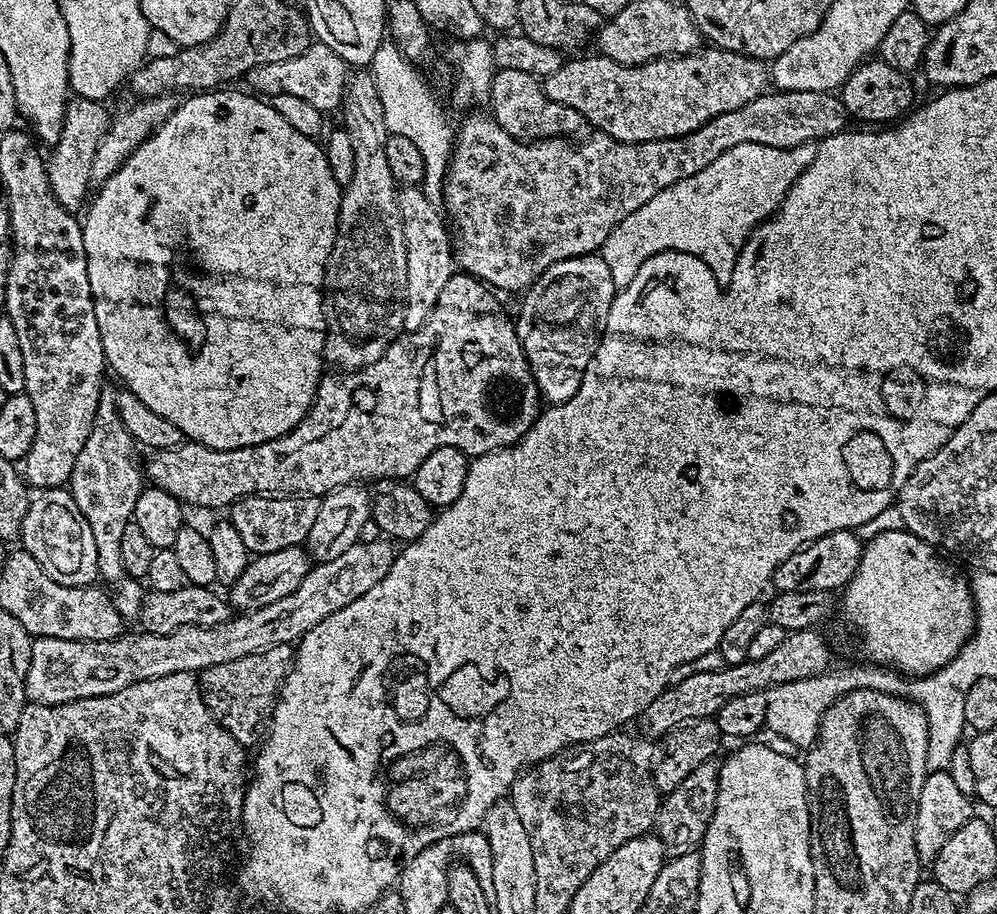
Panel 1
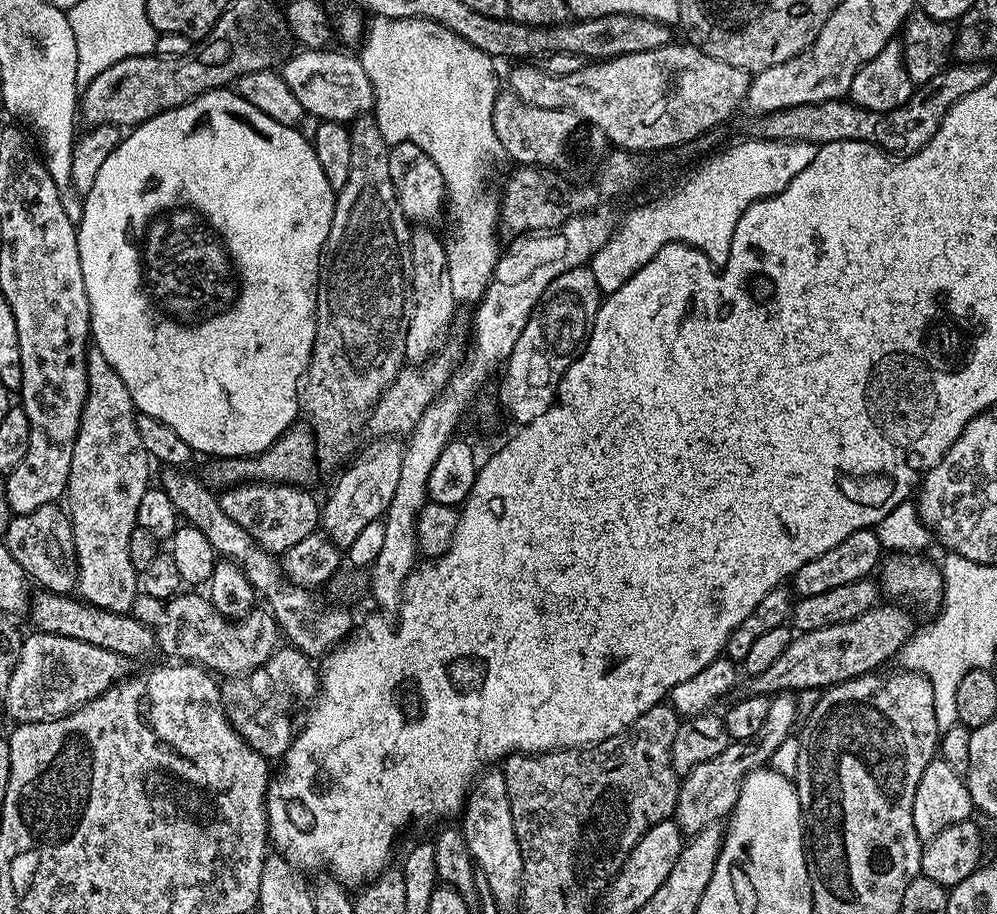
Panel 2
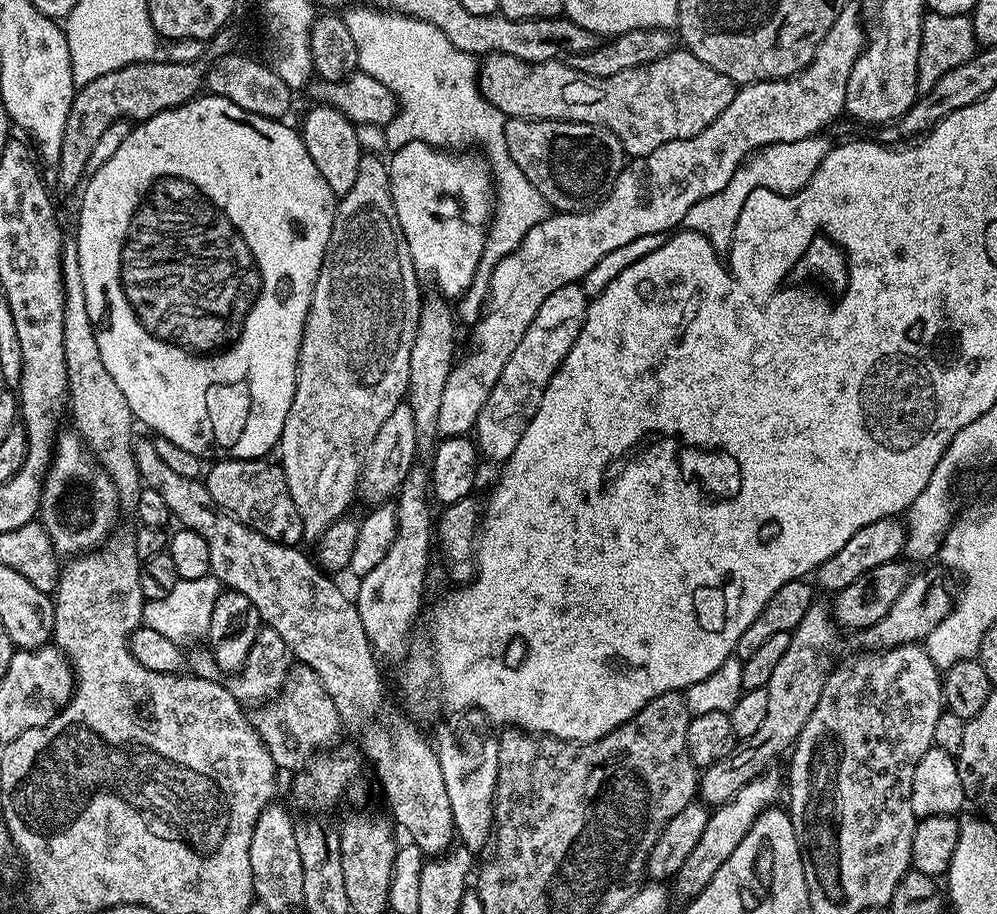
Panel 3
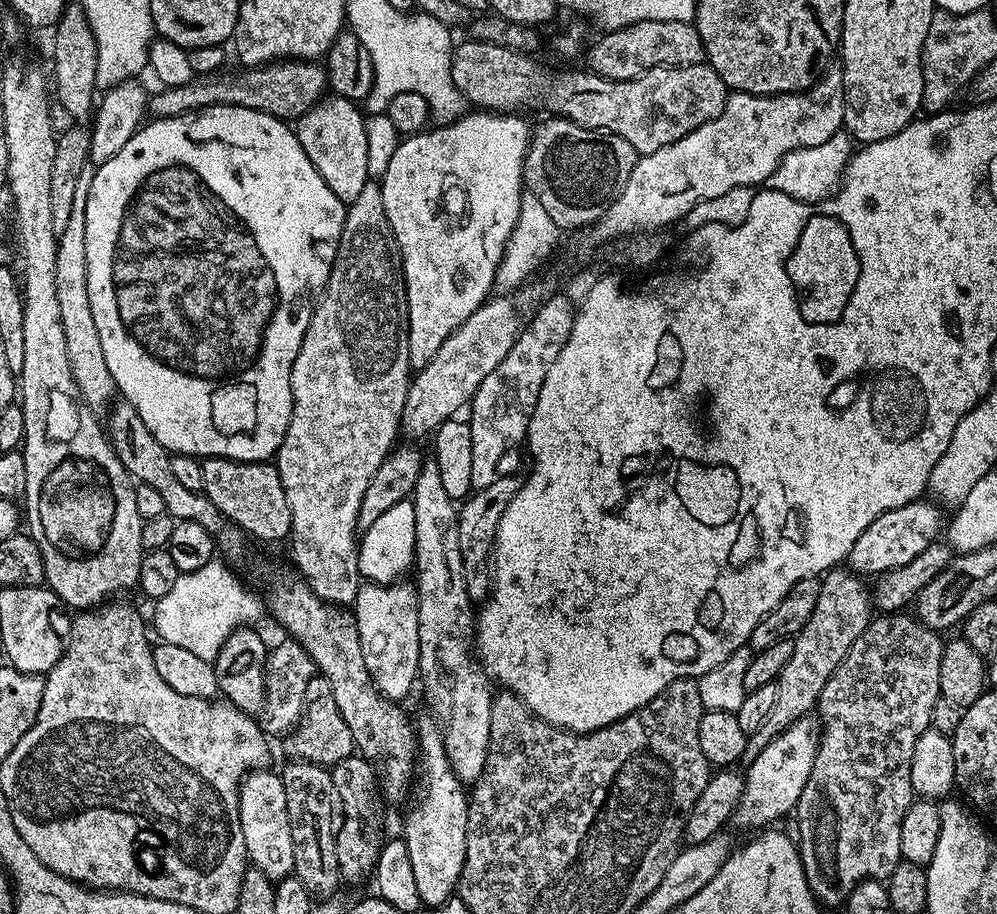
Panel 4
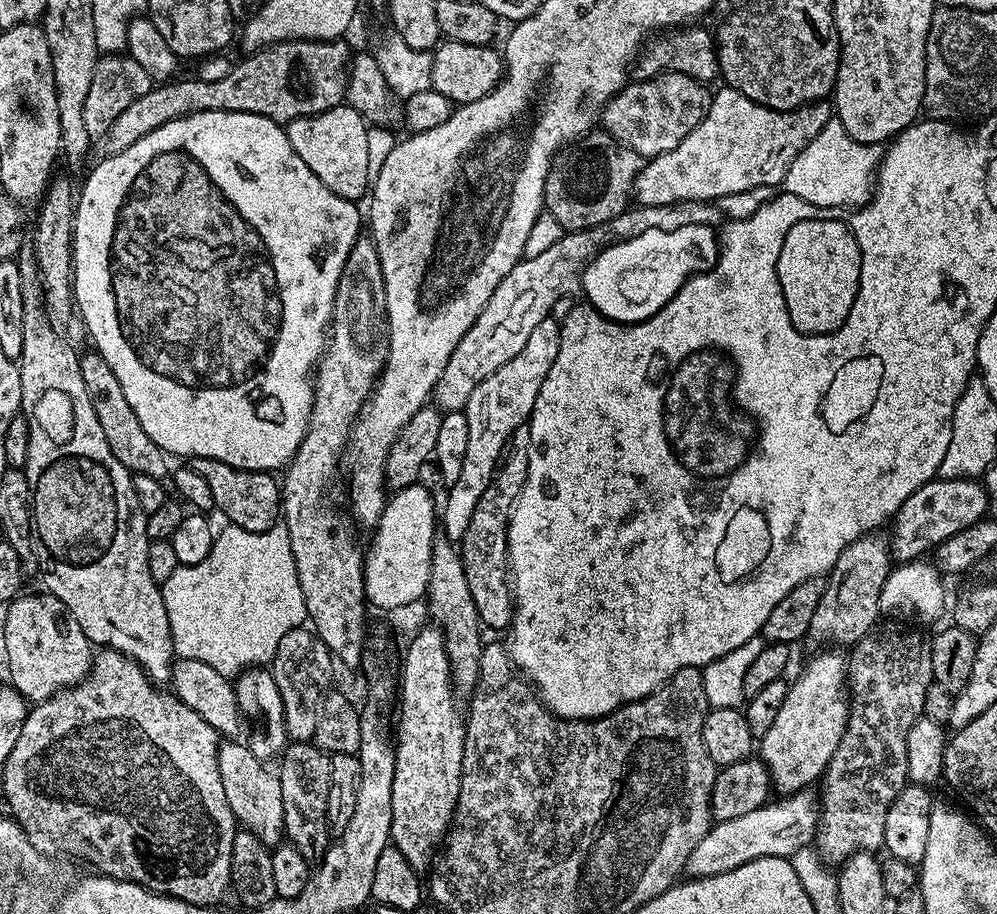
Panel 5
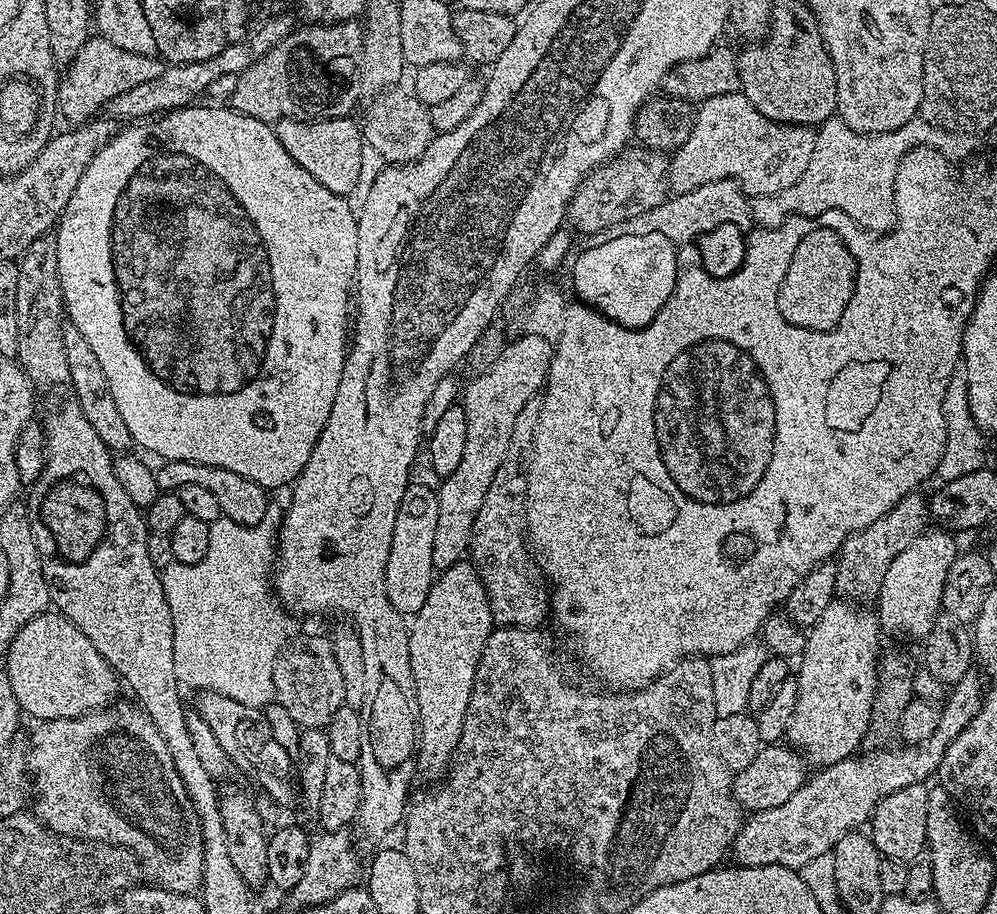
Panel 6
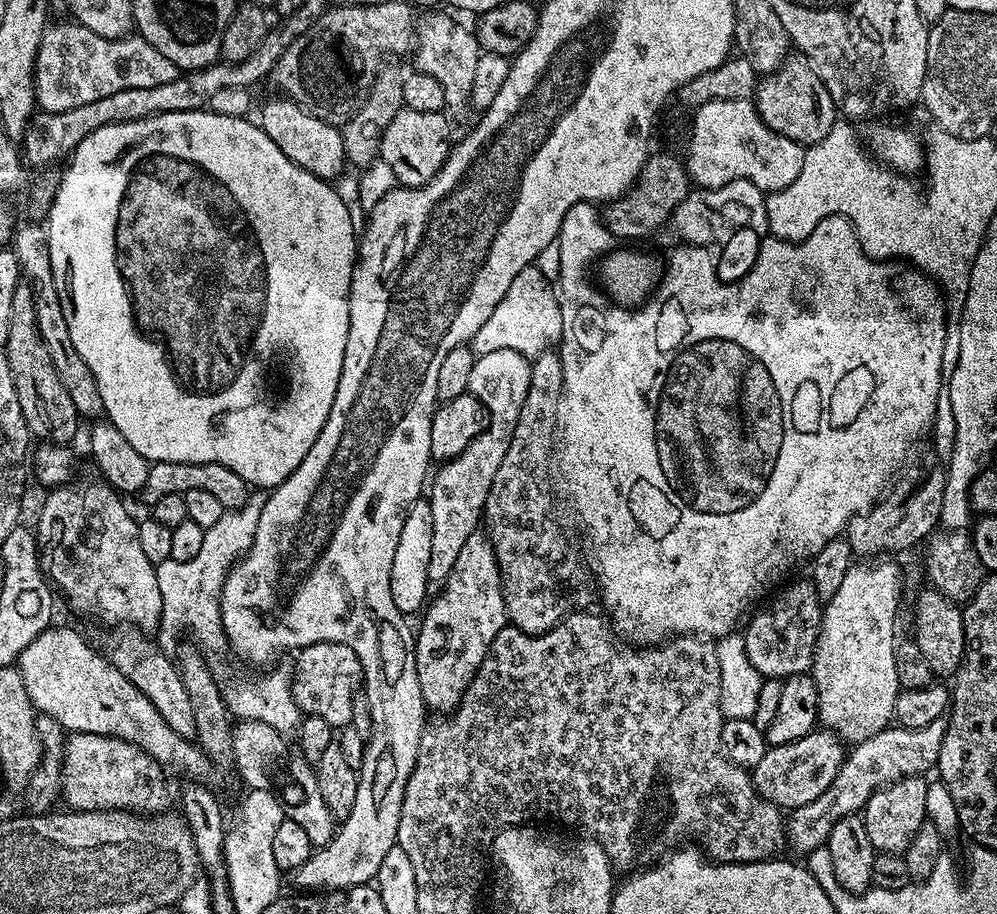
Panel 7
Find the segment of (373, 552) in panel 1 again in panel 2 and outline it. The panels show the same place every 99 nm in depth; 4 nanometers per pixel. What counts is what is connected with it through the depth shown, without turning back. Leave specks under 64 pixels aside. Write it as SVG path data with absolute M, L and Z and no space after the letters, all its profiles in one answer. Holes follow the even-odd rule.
M33 631L24 636L20 657L10 674L10 686L2 697L8 716L16 724L56 720L67 716L81 704L98 698L107 688L129 675L129 657L114 654L108 648L99 648L74 638L55 636L49 632Z

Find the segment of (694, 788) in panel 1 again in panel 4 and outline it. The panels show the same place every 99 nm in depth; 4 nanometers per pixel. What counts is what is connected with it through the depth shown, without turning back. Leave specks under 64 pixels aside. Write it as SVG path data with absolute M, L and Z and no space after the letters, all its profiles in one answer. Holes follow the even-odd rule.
M837 566L831 572L824 573L818 590L818 603L814 606L814 614L810 614L810 622L802 626L802 630L792 640L794 654L790 654L790 662L786 662L782 674L775 682L778 695L774 707L766 722L758 726L754 735L748 738L744 760L751 762L766 750L766 746L778 734L782 734L794 722L805 719L808 712L820 703L822 690L826 690L826 682L838 670L842 658L854 646L854 642L864 633L868 621L874 616L874 601L870 588L861 577L844 566Z

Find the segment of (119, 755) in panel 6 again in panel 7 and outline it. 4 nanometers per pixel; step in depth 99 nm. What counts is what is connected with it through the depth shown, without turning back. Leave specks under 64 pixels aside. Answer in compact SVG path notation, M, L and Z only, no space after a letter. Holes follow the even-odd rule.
M73 732L64 741L62 800L77 812L159 814L169 807L165 769L150 754L117 736Z

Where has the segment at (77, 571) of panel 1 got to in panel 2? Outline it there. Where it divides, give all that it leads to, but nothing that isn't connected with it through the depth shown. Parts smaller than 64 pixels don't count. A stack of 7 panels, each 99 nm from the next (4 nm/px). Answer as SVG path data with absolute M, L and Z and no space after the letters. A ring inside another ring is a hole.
M59 503L38 506L30 514L13 516L2 533L2 542L10 550L14 562L22 566L29 581L36 580L45 592L68 594L76 587L76 547L71 519Z

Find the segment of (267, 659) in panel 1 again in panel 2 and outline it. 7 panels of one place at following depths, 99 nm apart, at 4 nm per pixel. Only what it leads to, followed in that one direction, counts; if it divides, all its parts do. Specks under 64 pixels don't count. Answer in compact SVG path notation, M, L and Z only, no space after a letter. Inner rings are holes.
M280 646L267 662L253 672L227 677L220 684L220 701L230 726L269 762L279 761L292 745L292 712L299 708L307 709L316 699L320 678L317 665L315 668L312 664L315 663L297 648Z

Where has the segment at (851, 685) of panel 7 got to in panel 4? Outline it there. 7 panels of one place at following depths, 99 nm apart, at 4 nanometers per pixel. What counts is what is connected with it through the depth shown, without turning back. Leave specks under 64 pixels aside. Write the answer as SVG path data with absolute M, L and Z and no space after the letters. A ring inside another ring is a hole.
M805 718L794 722L782 734L778 734L778 738L774 738L766 746L766 750L762 750L762 754L758 754L758 758L754 758L747 765L748 772L744 776L744 789L742 790L742 798L738 802L738 806L734 810L730 821L731 827L736 828L756 828L752 830L764 830L775 820L783 821L784 815L791 813L796 807L798 798L802 794L802 786L806 786L806 778L810 778L810 766L814 766L814 754L818 743L818 724L815 719Z

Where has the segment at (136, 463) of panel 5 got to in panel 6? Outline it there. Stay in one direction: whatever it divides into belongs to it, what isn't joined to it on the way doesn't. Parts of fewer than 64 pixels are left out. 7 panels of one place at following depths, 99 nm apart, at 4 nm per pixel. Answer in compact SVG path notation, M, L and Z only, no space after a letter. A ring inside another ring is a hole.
M71 326L64 330L64 349L66 350L66 366L68 367L68 384L74 395L74 403L86 414L86 422L94 426L98 438L109 450L116 454L124 454L133 447L130 430L126 430L126 422L122 422L122 414L114 403L114 394L110 394L110 382L106 382L106 374L102 374L102 365L94 350L90 350L90 342L82 334L82 330Z

